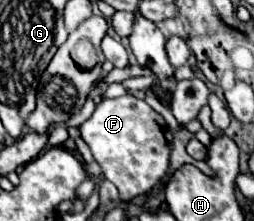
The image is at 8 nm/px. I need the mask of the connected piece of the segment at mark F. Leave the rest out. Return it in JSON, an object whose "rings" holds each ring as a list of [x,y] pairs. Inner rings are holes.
{"rings":[[[133,95],[105,99],[95,107],[91,119],[87,119],[79,129],[83,141],[93,153],[93,159],[101,165],[103,177],[119,189],[121,201],[145,195],[167,173],[173,137],[165,119],[143,99]]]}

